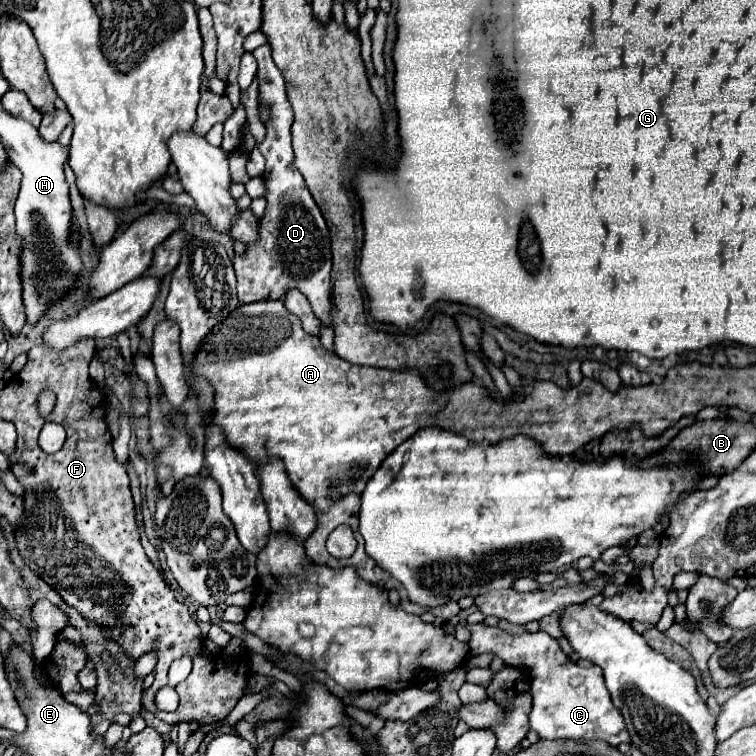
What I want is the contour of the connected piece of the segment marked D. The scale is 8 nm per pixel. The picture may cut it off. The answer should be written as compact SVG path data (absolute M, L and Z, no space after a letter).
M262 45L253 51L257 61L259 96L269 106L269 118L265 120L265 139L259 150L265 158L265 200L267 208L259 220L257 244L247 244L245 252L235 254L237 290L241 302L259 300L283 300L291 288L297 288L311 304L315 316L321 320L331 314L331 240L327 224L317 208L301 172L293 166L291 148L291 124L293 110L285 94L285 80L271 58L271 48Z

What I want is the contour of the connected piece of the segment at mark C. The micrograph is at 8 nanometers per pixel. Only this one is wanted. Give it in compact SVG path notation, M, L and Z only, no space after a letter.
M471 624L469 630L469 648L473 654L491 652L499 656L507 666L529 670L533 680L533 710L529 714L529 720L531 730L535 730L541 740L603 740L613 748L617 748L621 742L631 742L623 724L623 716L609 698L599 666L581 668L577 664L571 664L559 642L541 630L535 634L525 632L521 636L513 636L485 624Z

